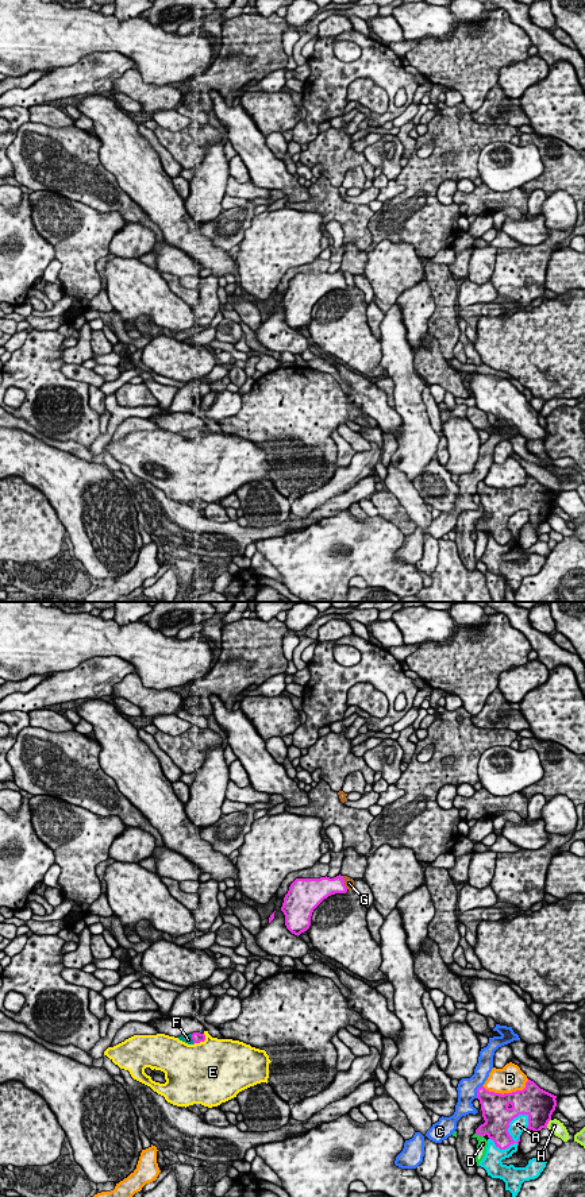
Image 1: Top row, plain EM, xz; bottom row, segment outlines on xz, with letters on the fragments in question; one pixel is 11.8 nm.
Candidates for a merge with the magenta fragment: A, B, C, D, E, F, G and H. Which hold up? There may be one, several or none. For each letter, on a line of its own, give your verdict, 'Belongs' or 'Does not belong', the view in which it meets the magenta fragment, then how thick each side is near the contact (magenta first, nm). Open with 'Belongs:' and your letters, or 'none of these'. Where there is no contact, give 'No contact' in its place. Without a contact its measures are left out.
Belongs: F
A: Does not belong. Touches magenta in xz. Thickness 320 nm (magenta) against 180 nm
B: Does not belong. Touches magenta in xz. Thickness 320 nm (magenta) against 320 nm
C: Does not belong. Touches magenta in xz. Thickness 320 nm (magenta) against 220 nm
D: Does not belong. Touches magenta in xz. Thickness 300 nm (magenta) against 130 nm
E: Does not belong. Touches magenta in xz. Thickness 120 nm (magenta) against 480 nm
F: Belongs. Touches magenta in xz. Thickness 120 nm (magenta) against 100 nm
G: Does not belong. Touches magenta in xz. Thickness 240 nm (magenta) against 120 nm
H: Does not belong. Touches magenta in xz. Thickness 360 nm (magenta) against 160 nm

